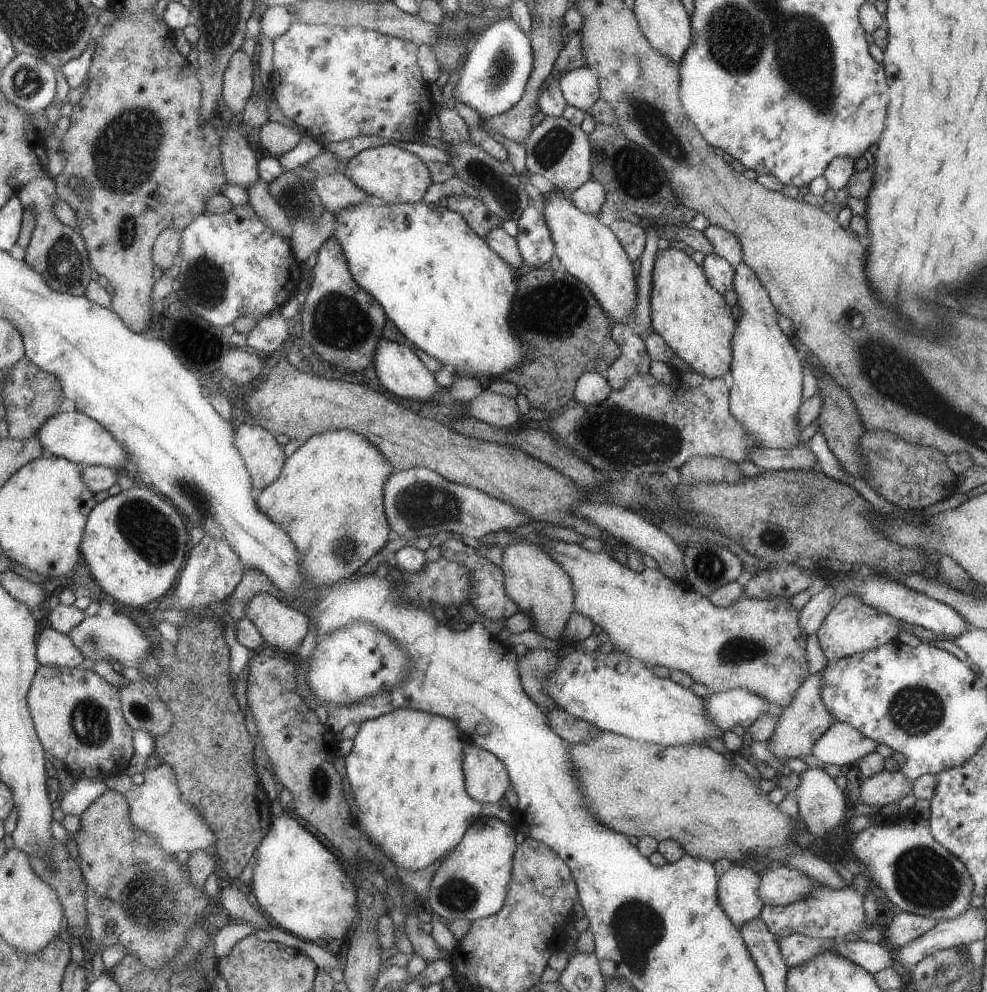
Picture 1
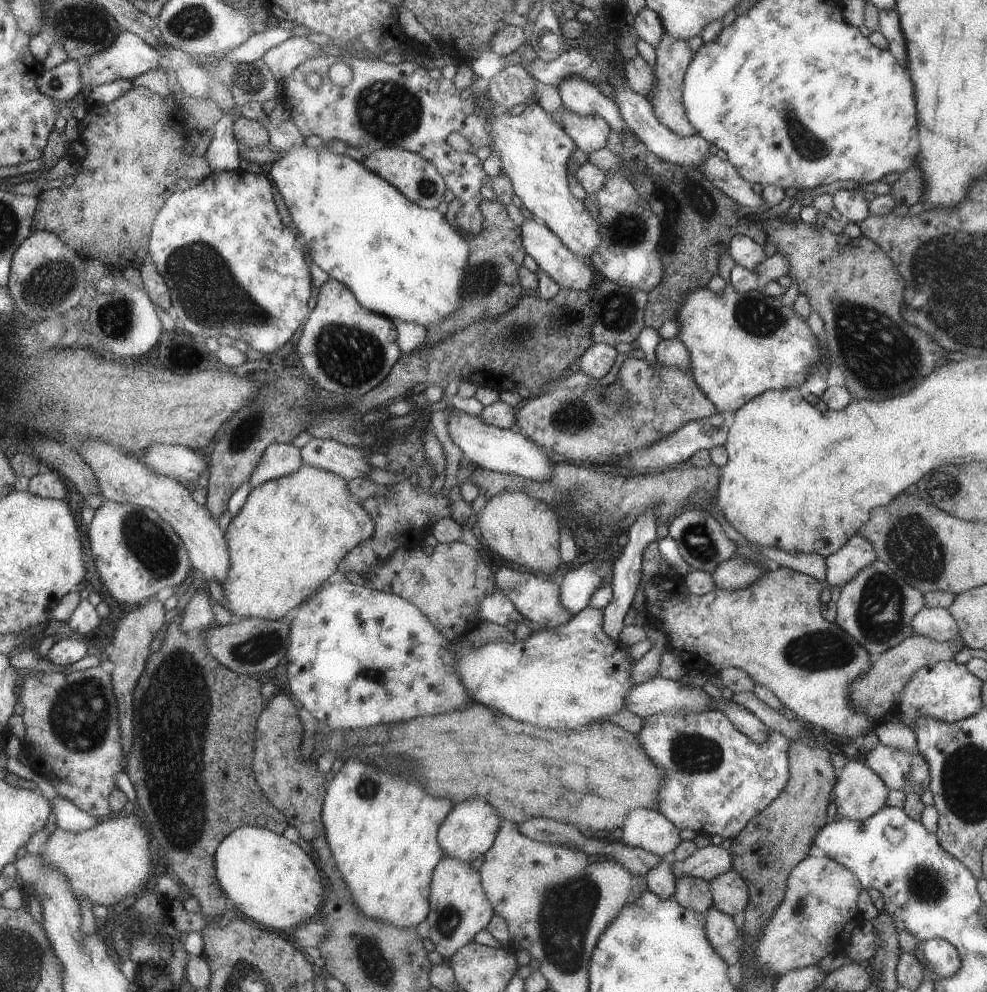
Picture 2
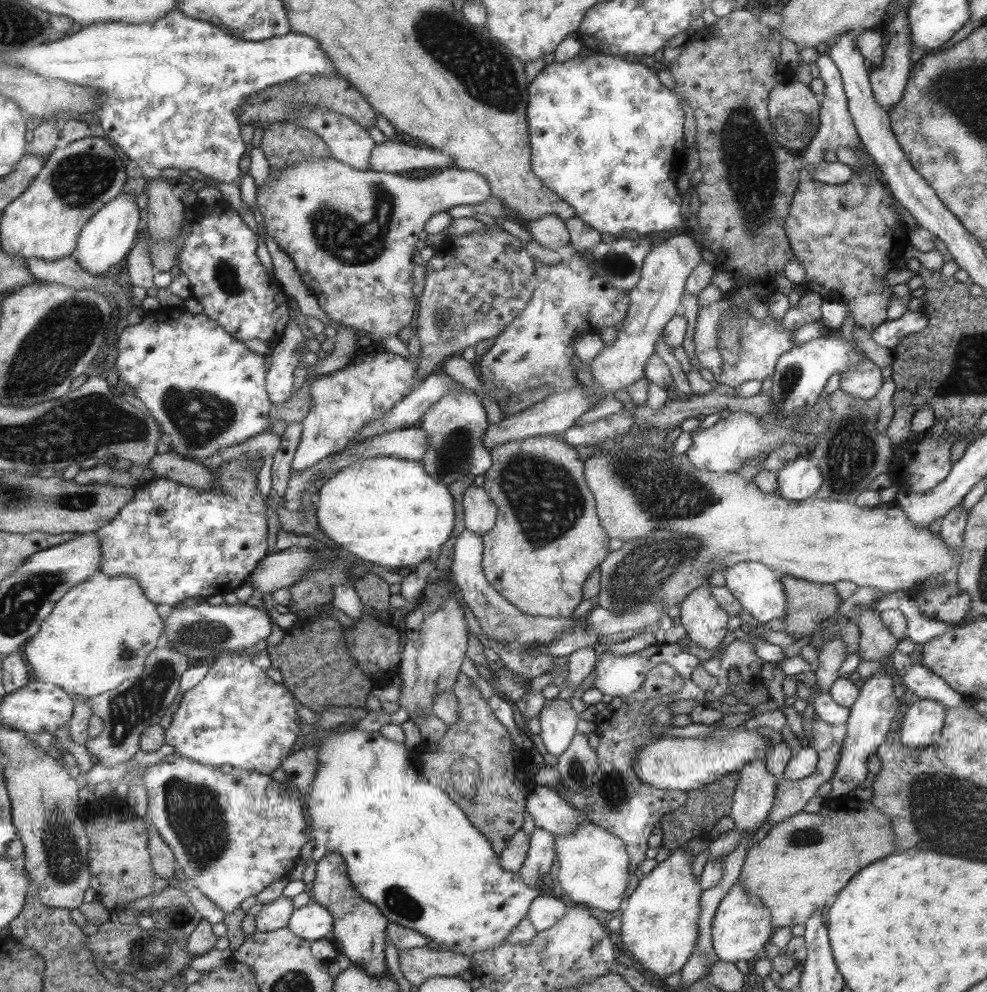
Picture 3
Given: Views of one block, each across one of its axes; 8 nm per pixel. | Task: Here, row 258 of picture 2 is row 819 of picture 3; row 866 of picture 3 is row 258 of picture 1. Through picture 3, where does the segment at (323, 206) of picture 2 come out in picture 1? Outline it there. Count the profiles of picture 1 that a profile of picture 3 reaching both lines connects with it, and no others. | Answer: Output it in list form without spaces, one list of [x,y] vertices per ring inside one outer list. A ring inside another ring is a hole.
[[[379,202],[377,205],[360,203],[341,211],[336,216],[336,227],[333,235],[346,256],[349,272],[361,288],[365,289],[384,309],[385,316],[397,327],[397,330],[406,338],[407,344],[415,349],[422,350],[426,355],[438,360],[443,366],[449,368],[453,374],[462,375],[465,378],[475,378],[483,389],[495,381],[497,376],[501,376],[505,370],[517,368],[523,362],[525,348],[523,344],[513,336],[507,316],[511,310],[514,296],[517,292],[517,282],[519,271],[514,271],[512,266],[507,264],[476,232],[469,228],[460,213],[450,211],[438,204],[417,203],[385,203]]]

